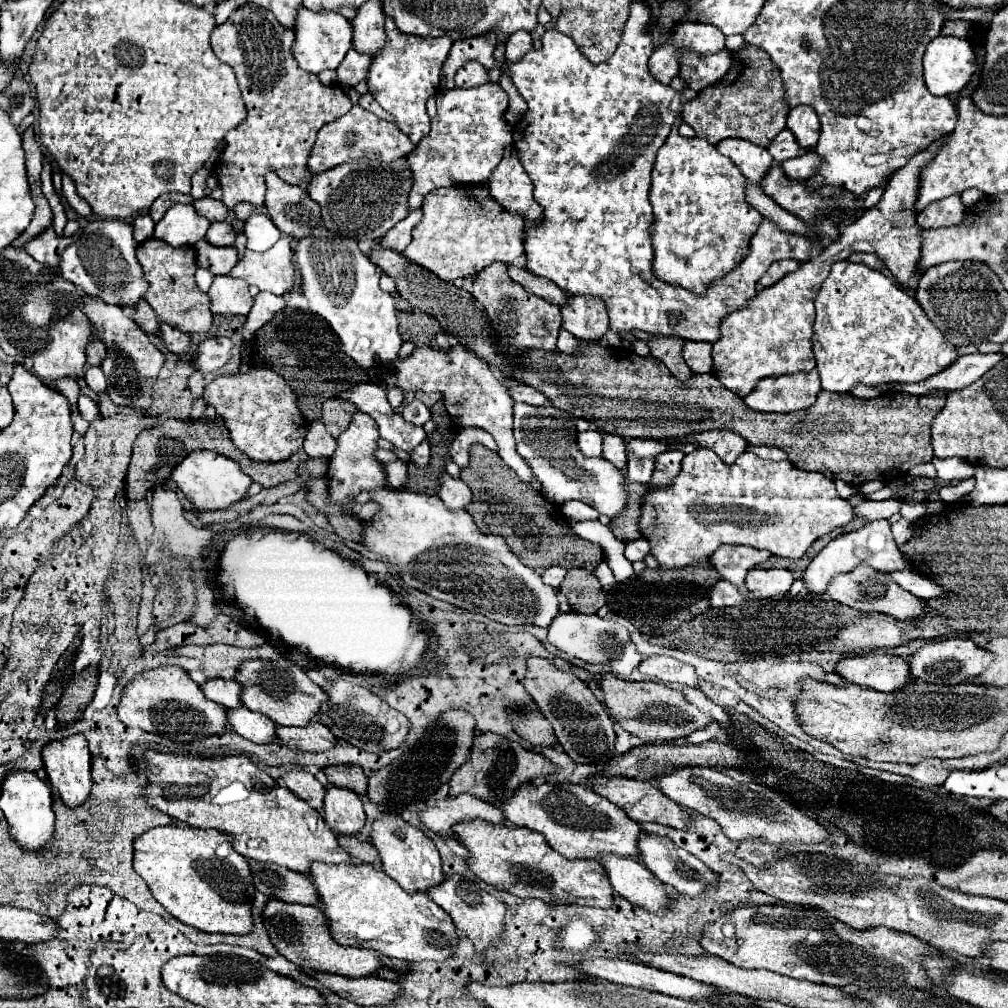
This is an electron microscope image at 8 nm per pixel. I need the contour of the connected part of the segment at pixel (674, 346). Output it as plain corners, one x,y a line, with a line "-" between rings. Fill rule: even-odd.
633,332
637,338
645,340
651,348
651,356
657,358
659,362
663,362
671,374
675,374
675,378
679,378
681,382
687,382
687,378
693,376
691,368
683,362
681,350
683,350
683,340
675,338
675,336
647,336
645,332

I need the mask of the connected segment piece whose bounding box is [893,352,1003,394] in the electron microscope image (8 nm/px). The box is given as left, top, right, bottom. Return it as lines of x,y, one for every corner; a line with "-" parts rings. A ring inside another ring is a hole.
969,354
957,358
947,370
941,370
939,374
919,382
919,384
893,384
897,392
909,392
909,394
925,394
931,390
959,390
967,384
981,378
987,370
991,370
999,360
1003,360
1003,354

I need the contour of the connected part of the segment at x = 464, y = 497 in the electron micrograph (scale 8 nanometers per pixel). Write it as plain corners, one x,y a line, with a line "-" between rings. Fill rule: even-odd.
443,474
439,498
449,510
465,510
471,504
471,490
463,480
455,480
449,474

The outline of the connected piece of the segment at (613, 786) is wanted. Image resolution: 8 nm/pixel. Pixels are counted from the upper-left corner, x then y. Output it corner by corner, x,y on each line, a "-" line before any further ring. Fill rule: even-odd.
601,774
589,776
593,782
593,790
619,808
625,810
625,814
637,822
655,822
655,824
665,824
671,828
687,828
691,824
691,814
687,814
677,802
671,802
657,786
641,780
631,780
631,778
603,778

